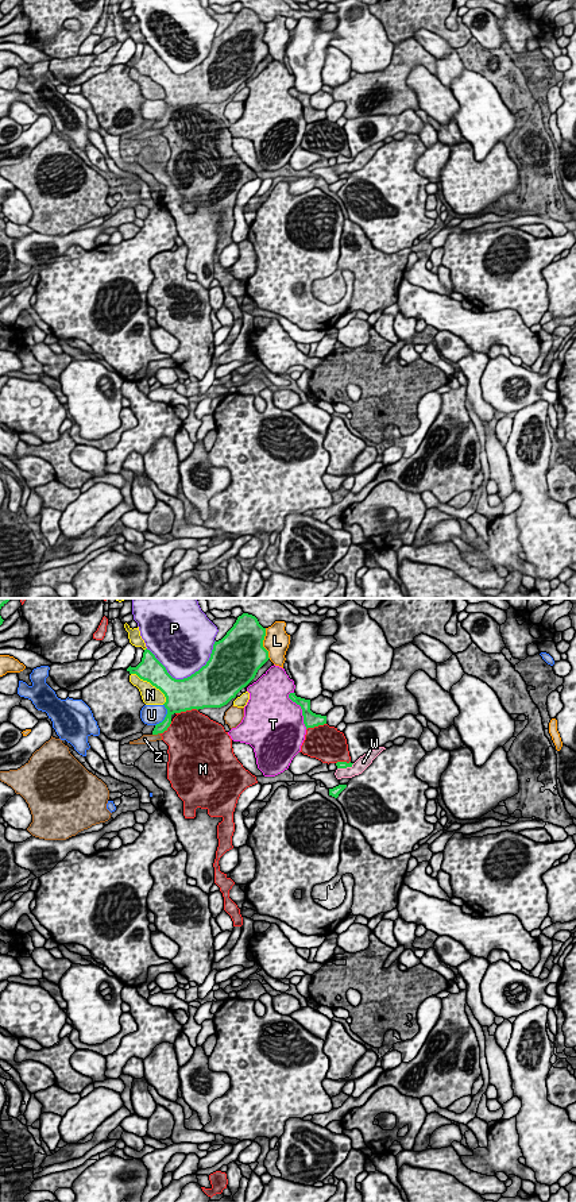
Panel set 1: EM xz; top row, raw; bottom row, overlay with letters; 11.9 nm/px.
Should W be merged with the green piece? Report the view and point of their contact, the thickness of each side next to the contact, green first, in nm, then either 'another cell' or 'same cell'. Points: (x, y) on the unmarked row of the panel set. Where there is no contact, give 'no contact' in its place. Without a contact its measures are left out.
xz (346, 162) | 100/160 nm | another cell

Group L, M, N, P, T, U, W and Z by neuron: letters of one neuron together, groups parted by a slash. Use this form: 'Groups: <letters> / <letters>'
Groups: L / M / N / P / T / U / W / Z

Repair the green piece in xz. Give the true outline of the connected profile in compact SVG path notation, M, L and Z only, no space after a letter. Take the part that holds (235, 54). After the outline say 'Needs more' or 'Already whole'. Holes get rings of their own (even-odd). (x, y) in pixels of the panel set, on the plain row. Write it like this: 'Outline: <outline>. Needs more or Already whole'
Outline: M252 9L237 12L227 30L214 36L209 55L198 66L183 74L173 73L150 45L144 45L142 57L128 62L129 69L150 77L165 92L165 115L155 120L152 130L163 128L171 119L171 111L192 104L221 103L246 82L258 65L270 54L263 42L266 23Z. Already whole

